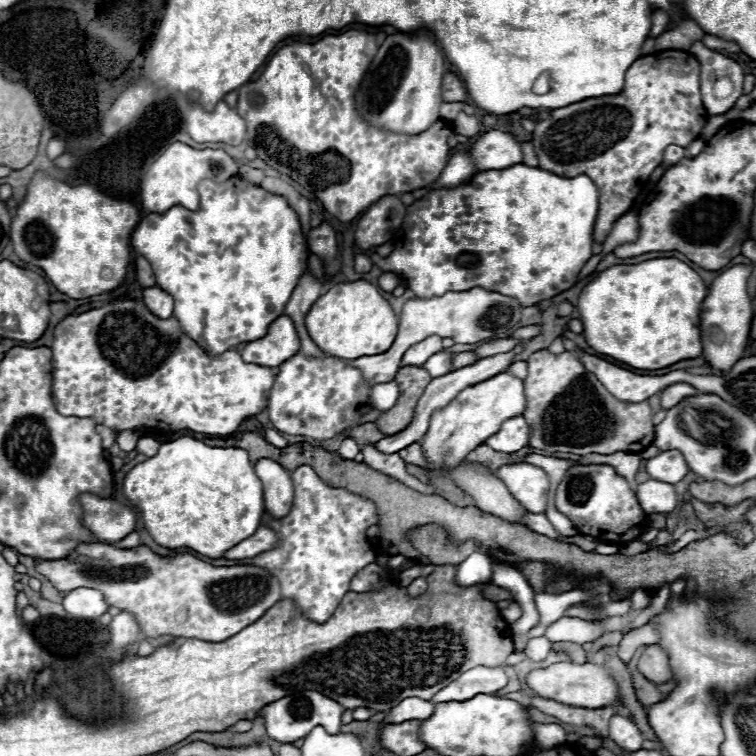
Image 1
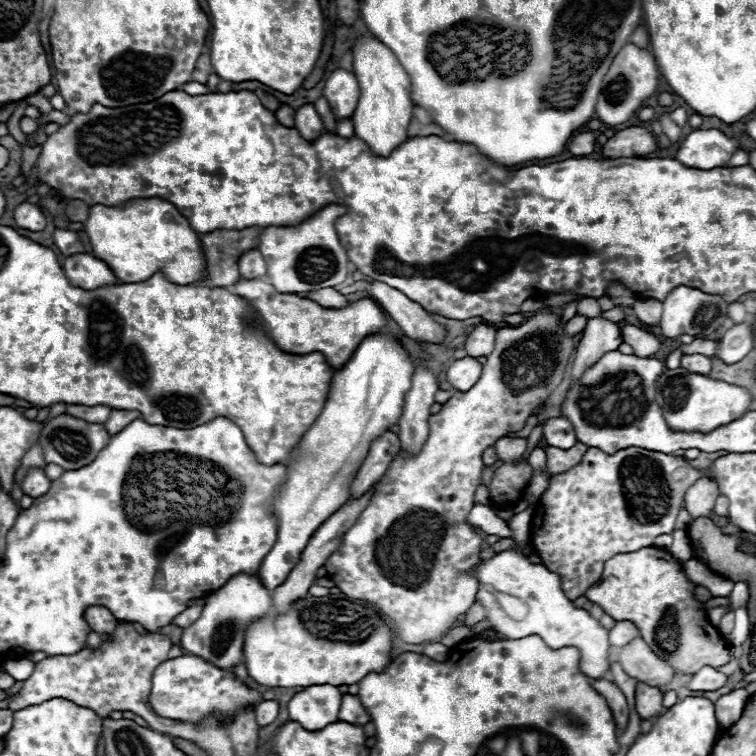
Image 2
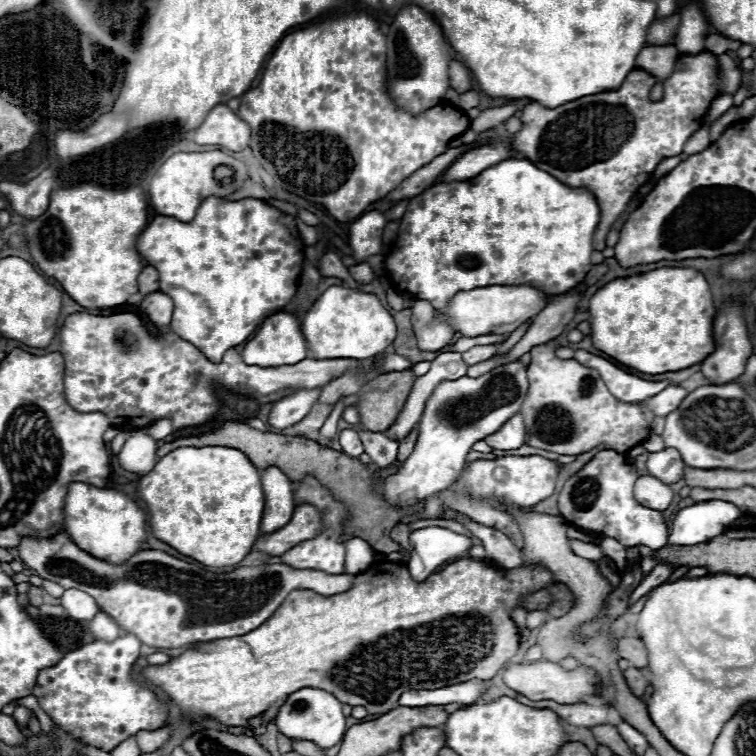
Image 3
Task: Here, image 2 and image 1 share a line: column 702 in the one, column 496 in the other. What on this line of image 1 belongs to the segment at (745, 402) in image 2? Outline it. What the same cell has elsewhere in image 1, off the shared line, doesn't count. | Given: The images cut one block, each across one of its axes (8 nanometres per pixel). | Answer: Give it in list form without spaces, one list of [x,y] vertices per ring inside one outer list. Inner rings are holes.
[[[500,372],[490,380],[474,384],[462,390],[446,408],[434,412],[430,420],[430,428],[422,440],[422,452],[430,462],[430,470],[442,472],[444,468],[458,466],[470,450],[486,442],[494,436],[502,422],[508,418],[520,416],[526,410],[526,396],[522,380],[510,376],[508,372]]]

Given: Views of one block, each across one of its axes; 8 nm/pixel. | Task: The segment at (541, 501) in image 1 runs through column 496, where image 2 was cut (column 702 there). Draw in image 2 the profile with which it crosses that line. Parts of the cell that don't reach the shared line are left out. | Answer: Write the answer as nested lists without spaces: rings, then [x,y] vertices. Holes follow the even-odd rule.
[[[588,448],[580,464],[576,464],[568,472],[554,474],[550,478],[550,484],[540,496],[540,502],[536,504],[532,514],[530,544],[534,552],[542,558],[542,564],[550,572],[556,572],[560,576],[564,594],[570,600],[576,600],[600,580],[604,562],[608,558],[618,552],[636,552],[640,548],[652,546],[654,538],[660,534],[672,534],[674,520],[682,510],[682,498],[686,490],[702,476],[706,476],[706,472],[692,468],[688,460],[664,452],[644,448],[622,448],[620,452],[606,454],[598,448]]]

